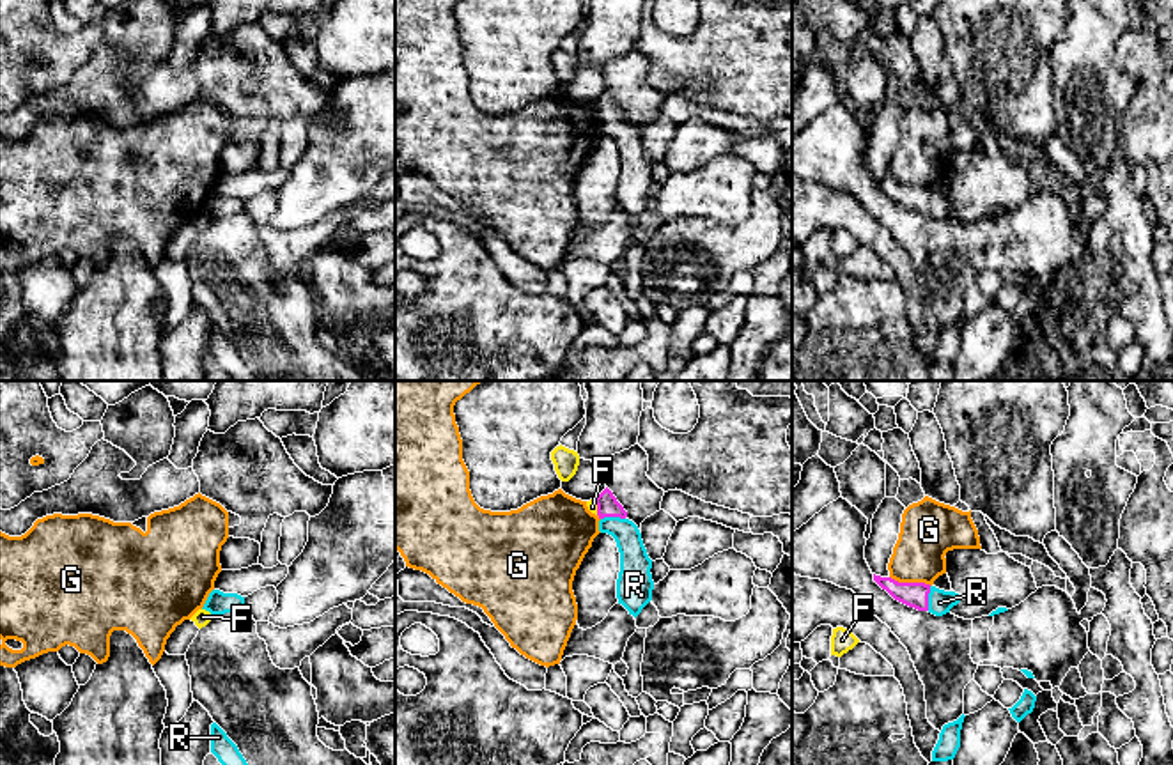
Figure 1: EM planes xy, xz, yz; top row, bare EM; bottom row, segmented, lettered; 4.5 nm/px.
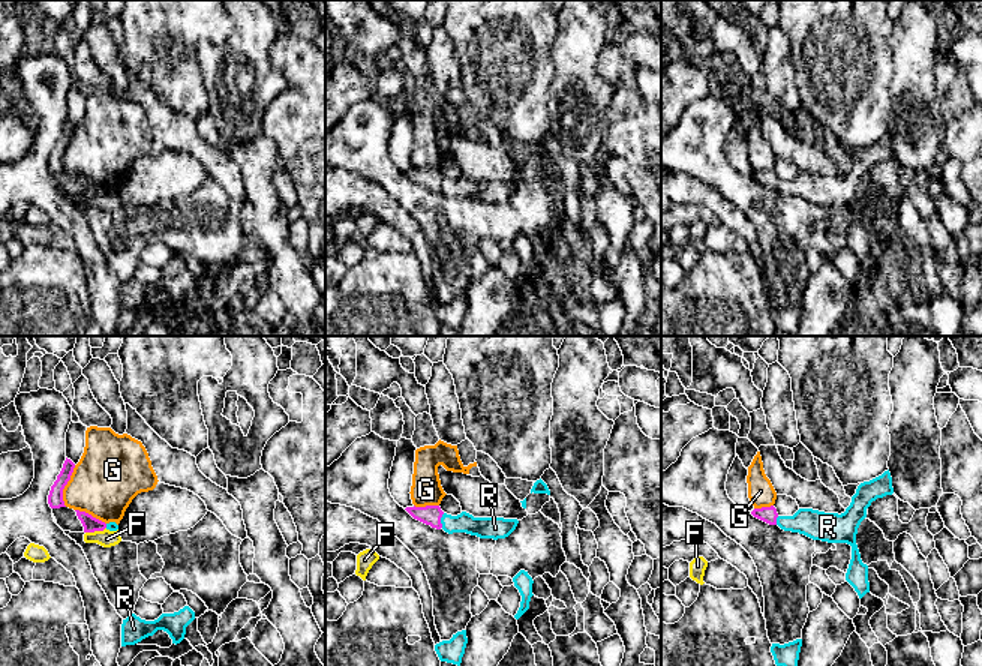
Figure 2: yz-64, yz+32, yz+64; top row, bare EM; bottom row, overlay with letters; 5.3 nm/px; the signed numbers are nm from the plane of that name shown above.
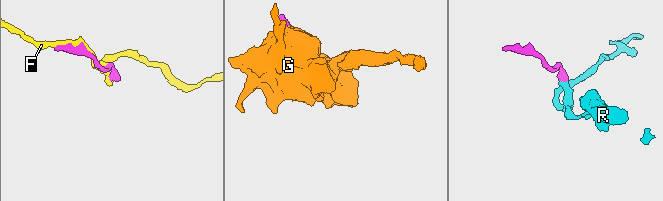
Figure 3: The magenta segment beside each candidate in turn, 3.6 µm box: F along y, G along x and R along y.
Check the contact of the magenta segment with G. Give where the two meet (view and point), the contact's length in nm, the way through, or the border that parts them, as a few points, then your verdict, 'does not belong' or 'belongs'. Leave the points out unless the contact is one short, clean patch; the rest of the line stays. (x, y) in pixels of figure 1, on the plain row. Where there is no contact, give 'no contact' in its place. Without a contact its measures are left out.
yz (911, 186) | 200 nm | does not belong

